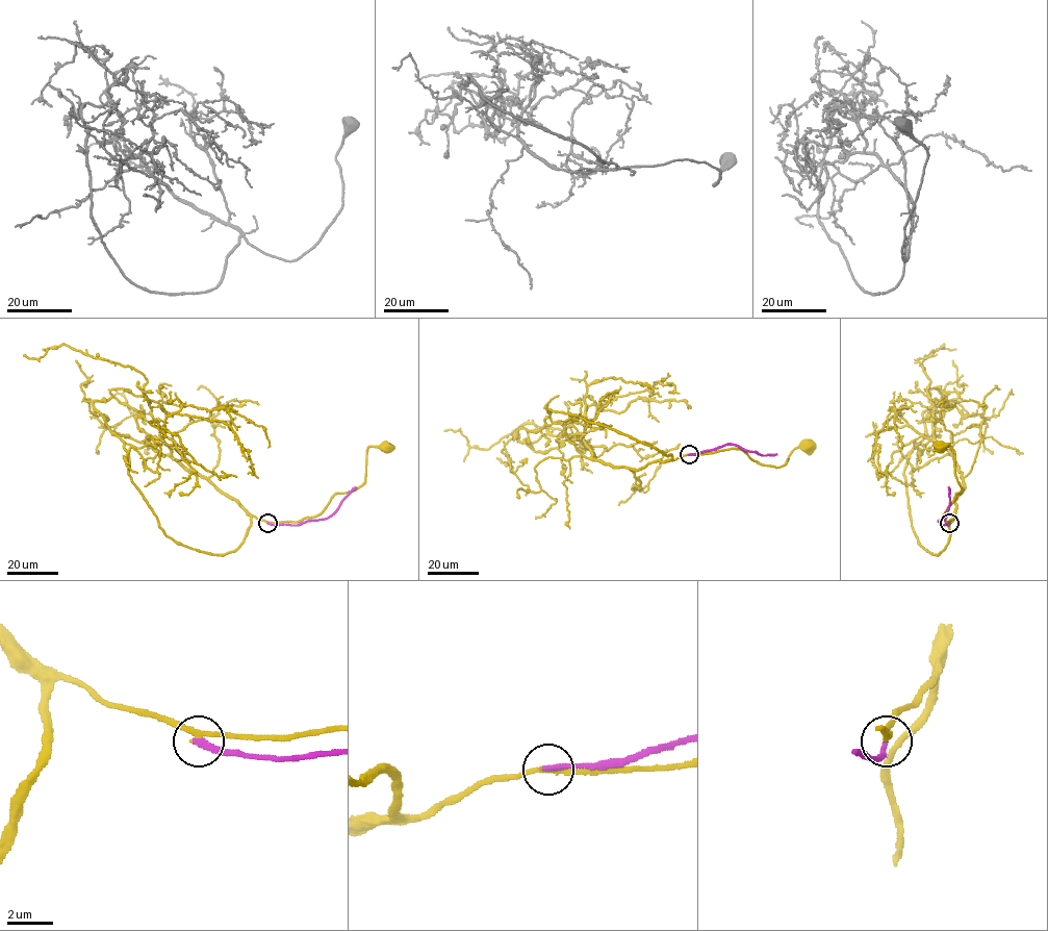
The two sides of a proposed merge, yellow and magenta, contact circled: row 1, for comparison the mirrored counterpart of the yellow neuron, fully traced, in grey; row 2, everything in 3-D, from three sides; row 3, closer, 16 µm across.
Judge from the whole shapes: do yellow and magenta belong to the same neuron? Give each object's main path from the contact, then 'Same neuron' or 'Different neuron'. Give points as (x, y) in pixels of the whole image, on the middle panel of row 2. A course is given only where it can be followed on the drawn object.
Course of yellow: (689, 454), (739, 448), (756, 461), (778, 467), (786, 462), (795, 448), (803, 443), (807, 445). Course of magenta: (689, 454), (729, 444), (763, 455), (776, 453). Different neuron

